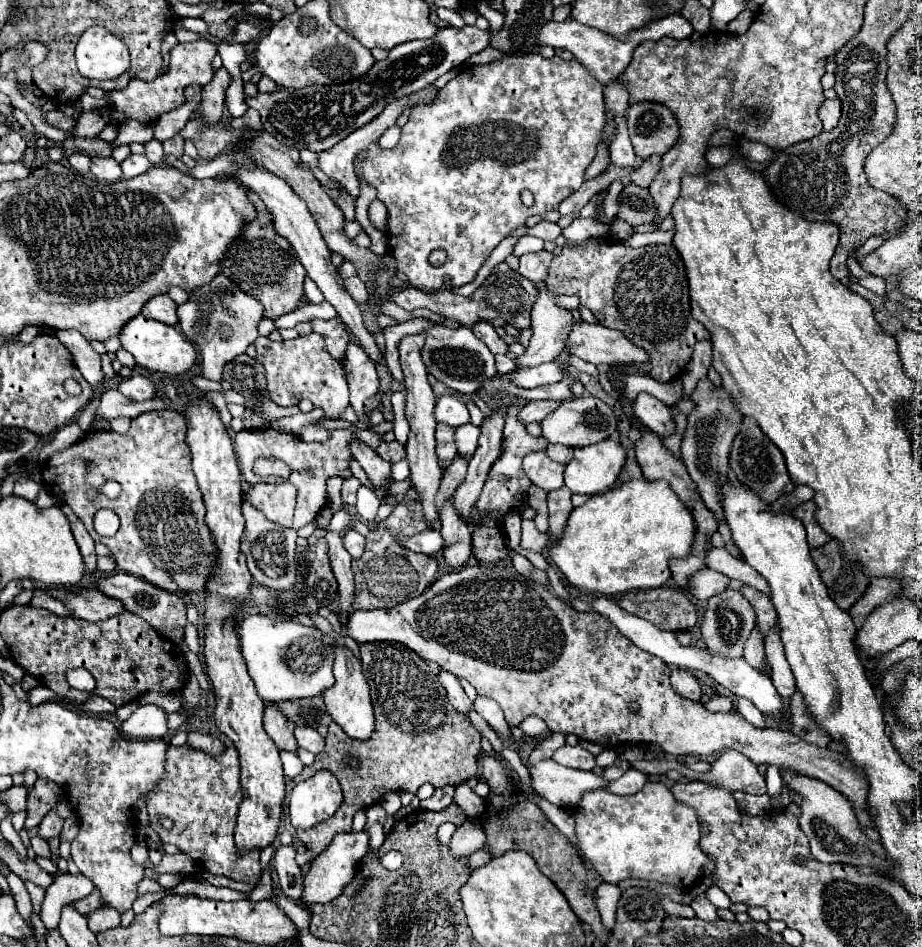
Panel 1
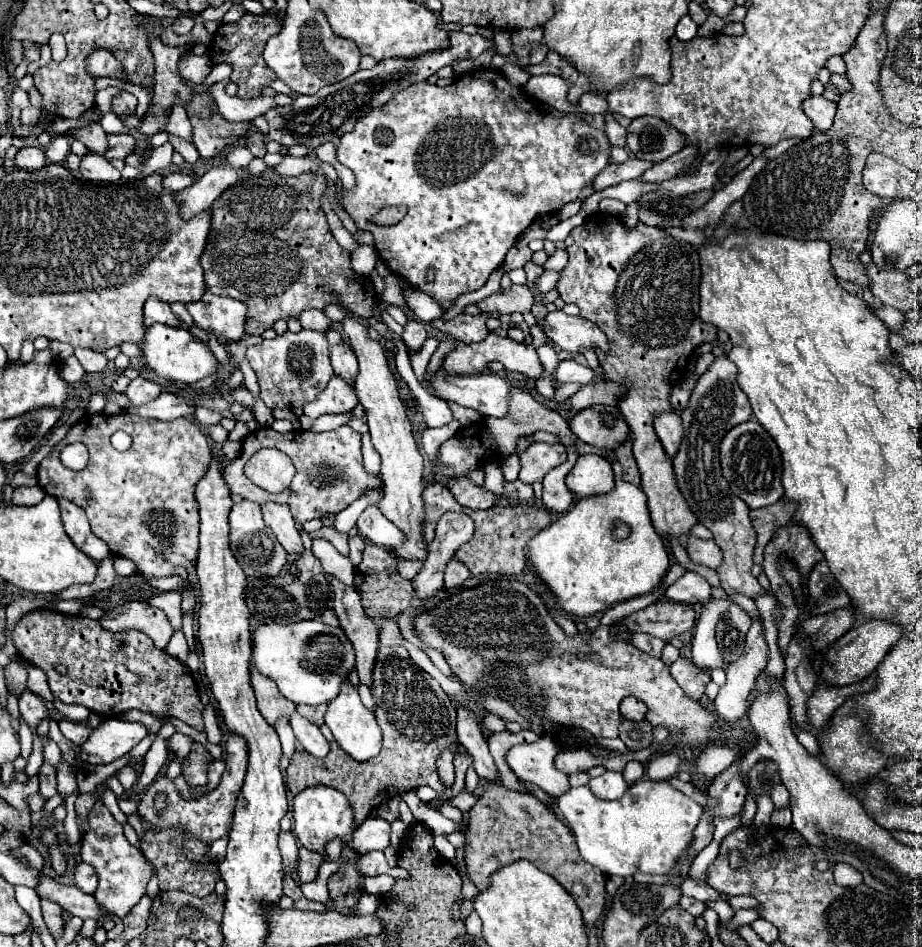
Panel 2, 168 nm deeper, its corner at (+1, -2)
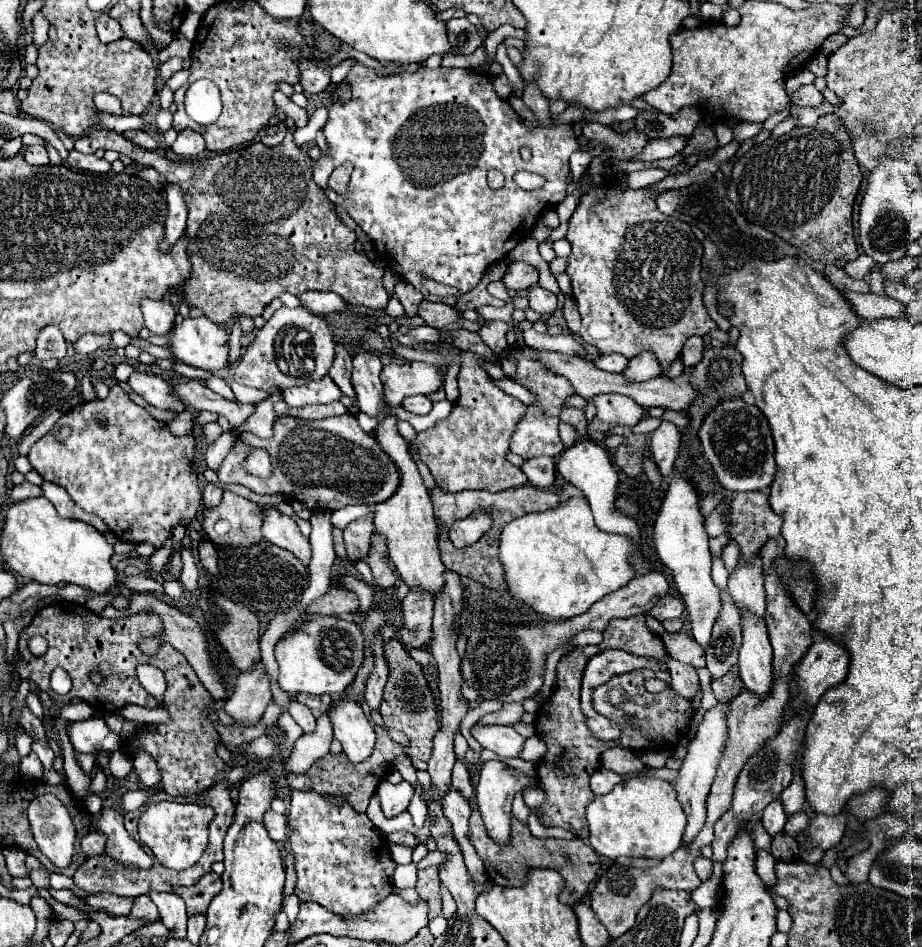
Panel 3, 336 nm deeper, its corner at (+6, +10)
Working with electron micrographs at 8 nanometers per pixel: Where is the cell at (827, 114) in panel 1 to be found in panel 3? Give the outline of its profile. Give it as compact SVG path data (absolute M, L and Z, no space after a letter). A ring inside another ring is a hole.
M808 84L808 86L800 86L794 94L792 94L792 104L798 104L798 106L820 106L824 102L824 96L822 92L816 90L814 84Z

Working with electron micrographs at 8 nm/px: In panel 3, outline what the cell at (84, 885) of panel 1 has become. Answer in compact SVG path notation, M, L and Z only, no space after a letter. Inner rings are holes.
M88 832L84 838L82 838L82 844L80 844L82 852L86 854L86 858L90 856L96 856L96 854L102 854L104 852L104 836L100 832Z

